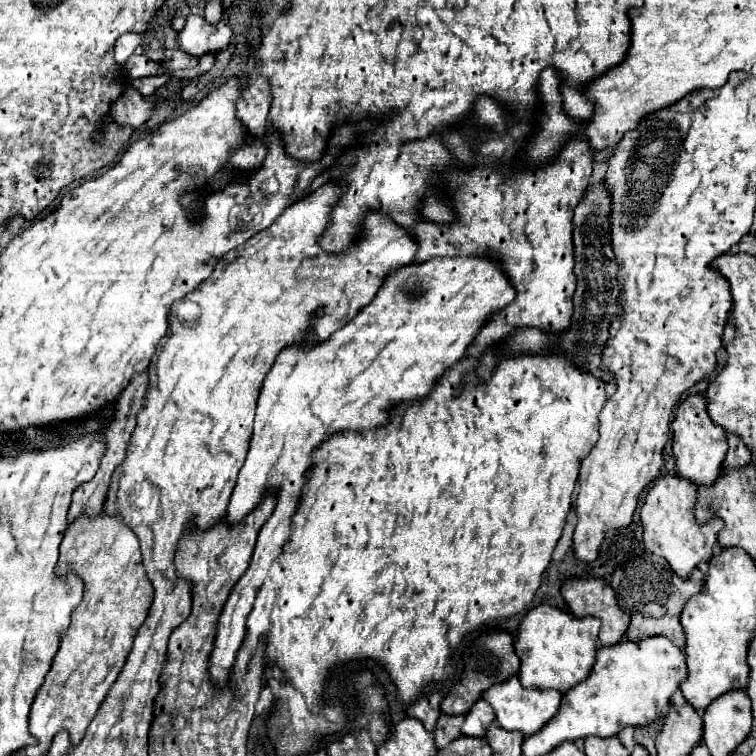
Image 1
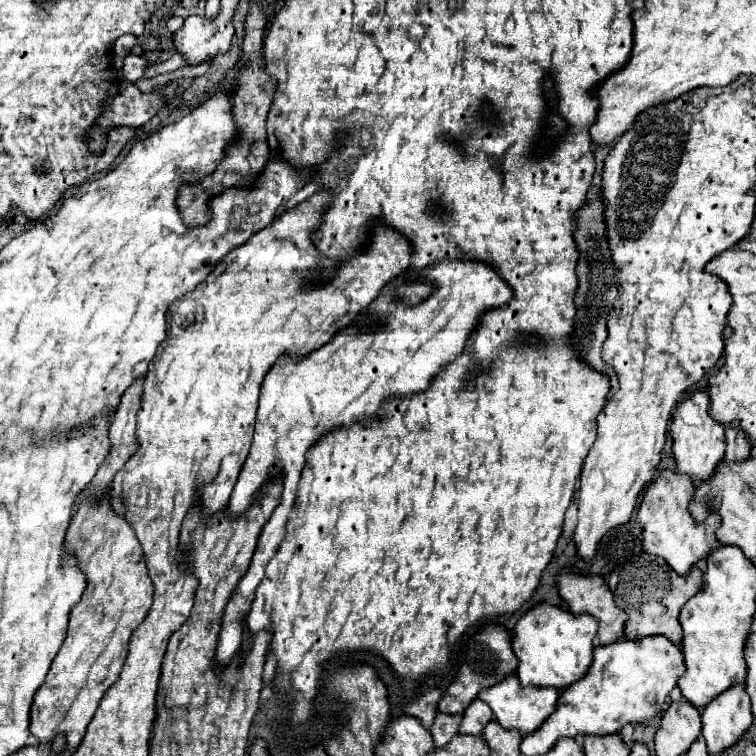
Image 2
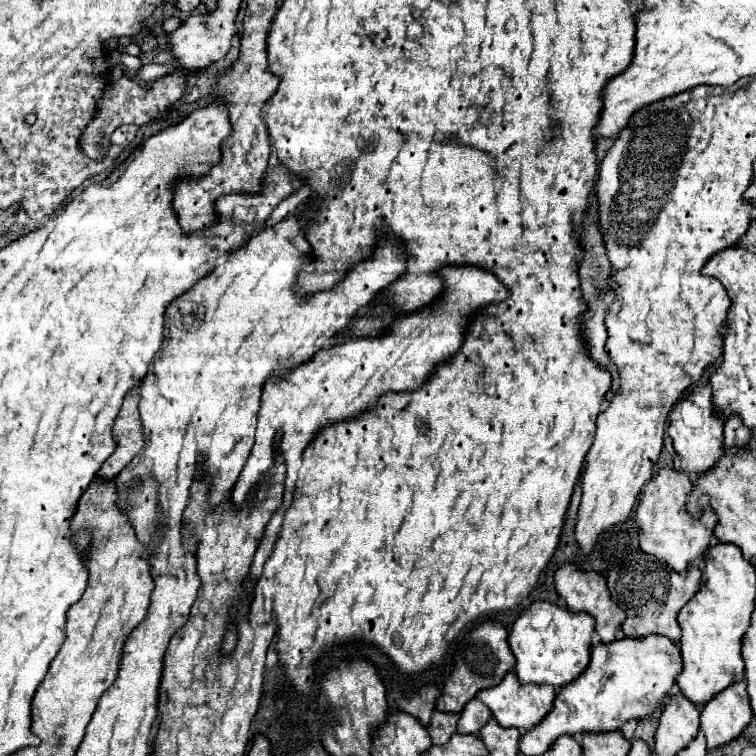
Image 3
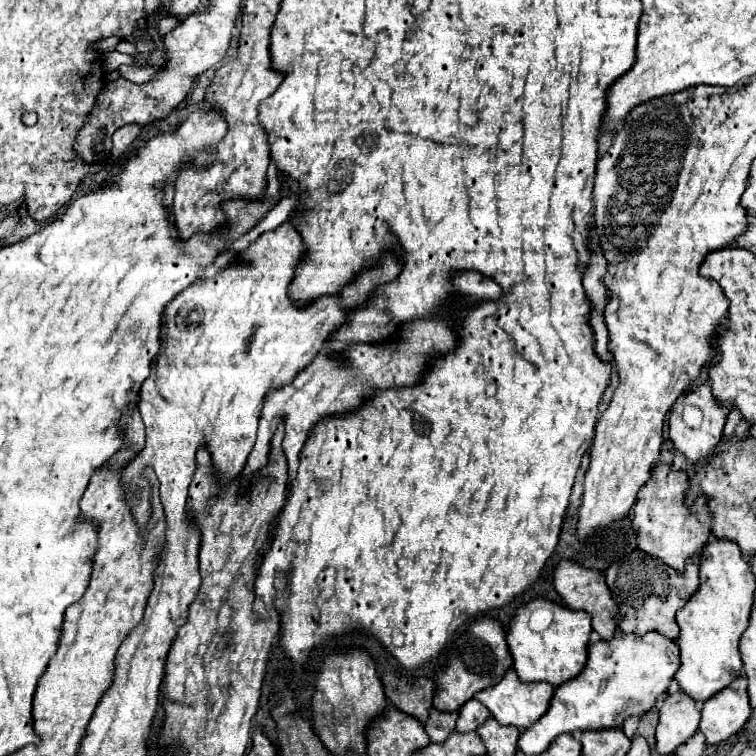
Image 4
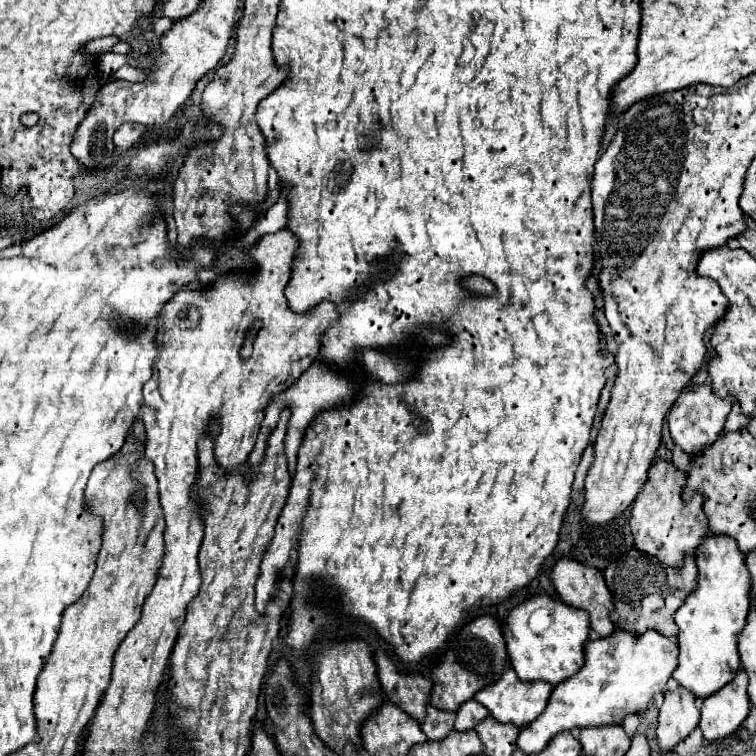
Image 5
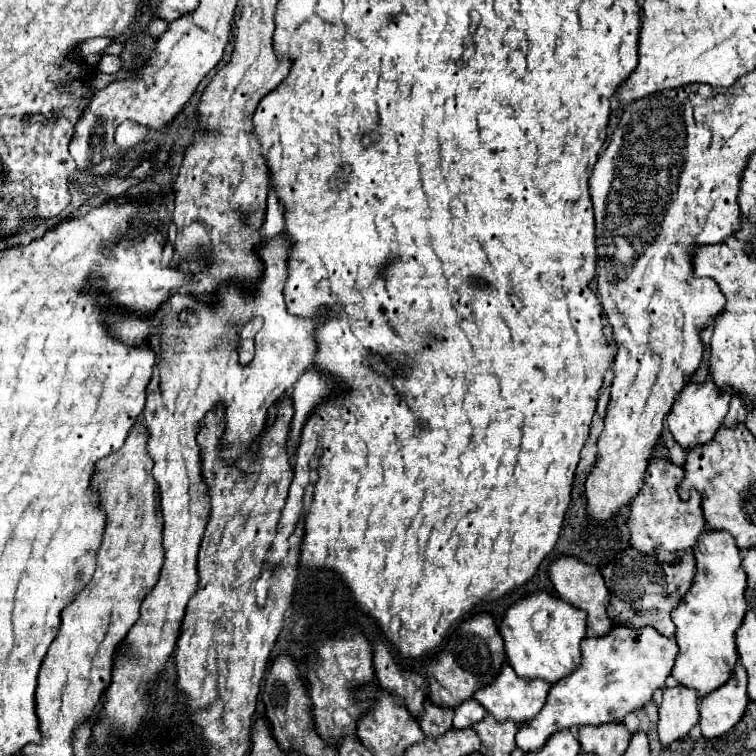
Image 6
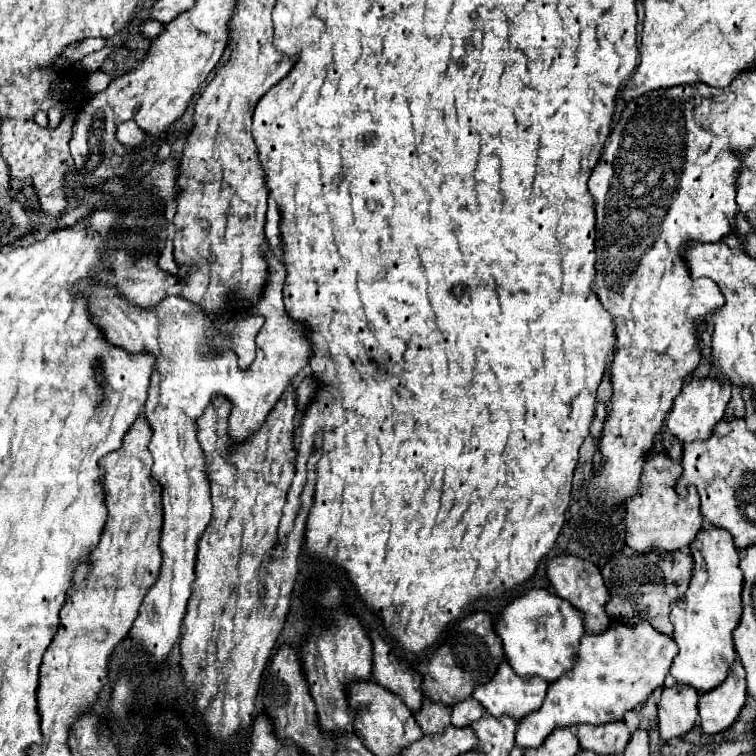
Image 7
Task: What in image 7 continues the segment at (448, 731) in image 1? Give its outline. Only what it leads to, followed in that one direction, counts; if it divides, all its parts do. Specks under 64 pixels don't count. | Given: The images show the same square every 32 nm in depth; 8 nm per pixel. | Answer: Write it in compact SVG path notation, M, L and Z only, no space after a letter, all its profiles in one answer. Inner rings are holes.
M424 698L422 708L414 714L414 718L424 734L438 734L450 726L450 708L446 704Z

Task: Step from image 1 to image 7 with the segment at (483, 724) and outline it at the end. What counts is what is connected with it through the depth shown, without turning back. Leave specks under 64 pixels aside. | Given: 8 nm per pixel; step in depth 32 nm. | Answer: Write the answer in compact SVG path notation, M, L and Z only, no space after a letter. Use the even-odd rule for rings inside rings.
M466 698L452 706L452 724L454 726L470 726L474 720L480 720L482 716L484 716L484 708L474 698Z

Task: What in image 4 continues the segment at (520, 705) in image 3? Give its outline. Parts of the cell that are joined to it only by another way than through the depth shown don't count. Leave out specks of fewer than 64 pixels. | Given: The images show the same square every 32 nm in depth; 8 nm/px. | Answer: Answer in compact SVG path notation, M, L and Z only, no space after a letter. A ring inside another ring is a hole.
M508 670L506 676L496 686L480 690L474 698L480 700L500 724L512 724L512 726L516 726L520 730L526 730L528 726L532 726L548 710L552 694L554 694L554 686L544 684L544 682L532 682L532 684L520 682L516 672Z

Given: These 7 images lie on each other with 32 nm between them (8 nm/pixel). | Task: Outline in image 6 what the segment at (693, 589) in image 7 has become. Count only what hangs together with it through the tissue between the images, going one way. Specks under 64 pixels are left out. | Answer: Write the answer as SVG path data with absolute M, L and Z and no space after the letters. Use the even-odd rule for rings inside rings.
M706 530L700 534L692 550L696 558L692 588L672 610L672 622L676 624L674 638L680 648L672 668L672 676L682 686L694 688L698 696L706 696L708 692L714 692L718 686L728 682L728 676L732 676L732 668L738 662L734 634L736 628L742 624L746 612L746 576L740 568L740 550L736 548L736 542L728 532Z

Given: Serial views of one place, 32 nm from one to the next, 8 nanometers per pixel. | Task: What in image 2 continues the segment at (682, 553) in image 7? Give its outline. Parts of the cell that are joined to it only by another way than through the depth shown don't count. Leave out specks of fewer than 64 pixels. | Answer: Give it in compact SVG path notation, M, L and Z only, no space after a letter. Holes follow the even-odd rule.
M640 552L632 560L628 560L622 566L616 566L610 572L608 586L610 586L610 590L612 590L614 598L616 598L616 604L628 614L628 620L626 620L626 626L624 626L626 638L640 640L644 636L662 634L668 640L672 640L676 646L680 646L682 628L680 628L680 622L678 622L678 612L700 590L702 572L698 568L692 568L686 576L676 574L676 578L672 582L670 568L666 566L664 560L660 560L658 556ZM676 580L680 580L680 590L678 590L678 582ZM646 584L650 584L650 586L646 586Z

